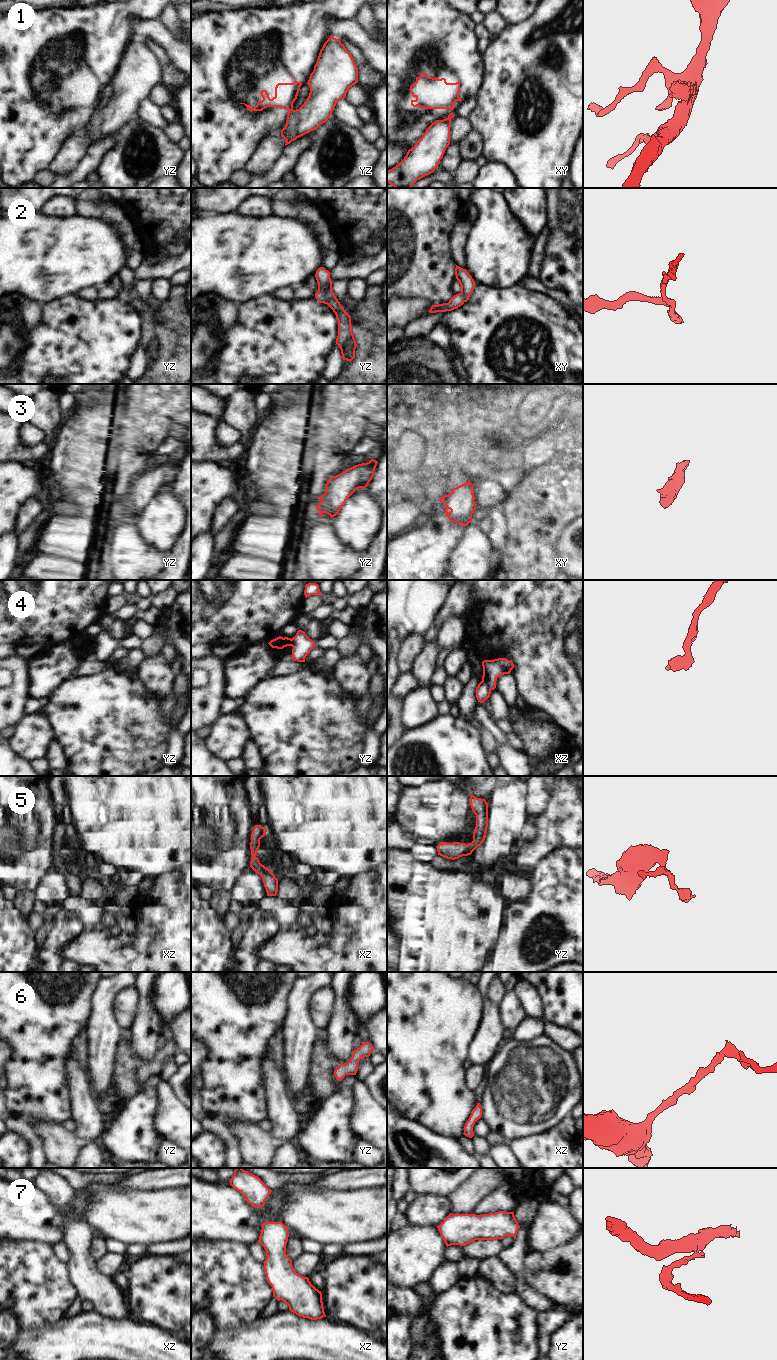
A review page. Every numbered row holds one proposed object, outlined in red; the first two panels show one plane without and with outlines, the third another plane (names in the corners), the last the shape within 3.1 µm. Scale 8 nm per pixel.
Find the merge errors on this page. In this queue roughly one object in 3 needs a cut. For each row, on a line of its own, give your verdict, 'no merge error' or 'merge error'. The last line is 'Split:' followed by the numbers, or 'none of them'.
1: merge error
2: merge error
3: no merge error
4: merge error
5: no merge error
6: no merge error
7: no merge error
Split: 1, 2, 4

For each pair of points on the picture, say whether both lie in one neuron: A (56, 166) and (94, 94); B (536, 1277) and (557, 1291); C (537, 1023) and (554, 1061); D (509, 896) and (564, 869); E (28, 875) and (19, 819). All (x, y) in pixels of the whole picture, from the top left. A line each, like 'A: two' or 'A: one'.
A: two
B: one
C: two
D: two
E: one

